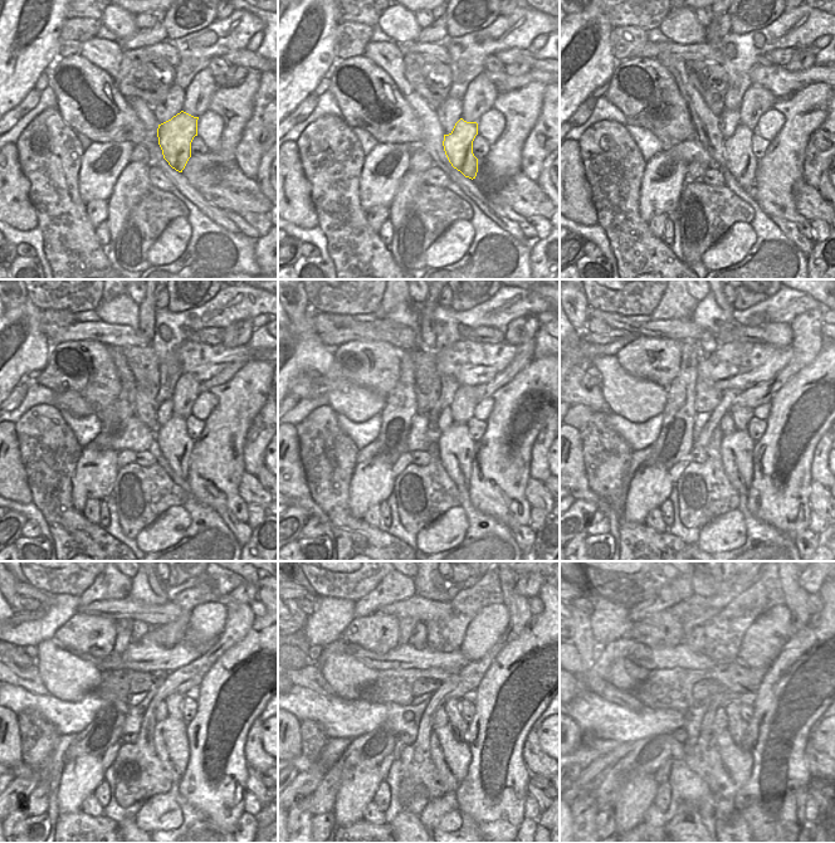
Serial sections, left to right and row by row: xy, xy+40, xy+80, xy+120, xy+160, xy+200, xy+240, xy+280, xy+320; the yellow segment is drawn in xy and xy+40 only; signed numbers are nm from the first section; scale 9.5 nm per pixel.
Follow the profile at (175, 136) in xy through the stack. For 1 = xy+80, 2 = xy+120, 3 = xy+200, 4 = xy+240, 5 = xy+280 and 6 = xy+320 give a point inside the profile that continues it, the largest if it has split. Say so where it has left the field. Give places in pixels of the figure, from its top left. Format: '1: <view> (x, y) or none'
1: xy+80 (741, 161)
2: xy+120 (174, 442)
3: xy+200 (736, 448)
4: xy+240 (170, 737)
5: xy+280 (450, 755)
6: xy+320 (733, 763)

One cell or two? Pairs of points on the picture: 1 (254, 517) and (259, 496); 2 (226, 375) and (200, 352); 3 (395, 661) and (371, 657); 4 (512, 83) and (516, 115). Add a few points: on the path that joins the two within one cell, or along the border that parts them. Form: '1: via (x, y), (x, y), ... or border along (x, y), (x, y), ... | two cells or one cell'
1: border along (248, 503), (258, 503), (264, 510) | two cells
2: border along (244, 362), (232, 362), (201, 383) | two cells
3: via (389, 661), (377, 661) | one cell
4: border along (542, 83), (530, 82), (498, 94) | two cells

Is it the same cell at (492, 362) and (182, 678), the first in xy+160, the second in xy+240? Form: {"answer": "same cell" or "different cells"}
{"answer": "different cells"}

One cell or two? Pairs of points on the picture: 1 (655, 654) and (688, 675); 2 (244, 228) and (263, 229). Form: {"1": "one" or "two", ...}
{"1": "two", "2": "two"}

